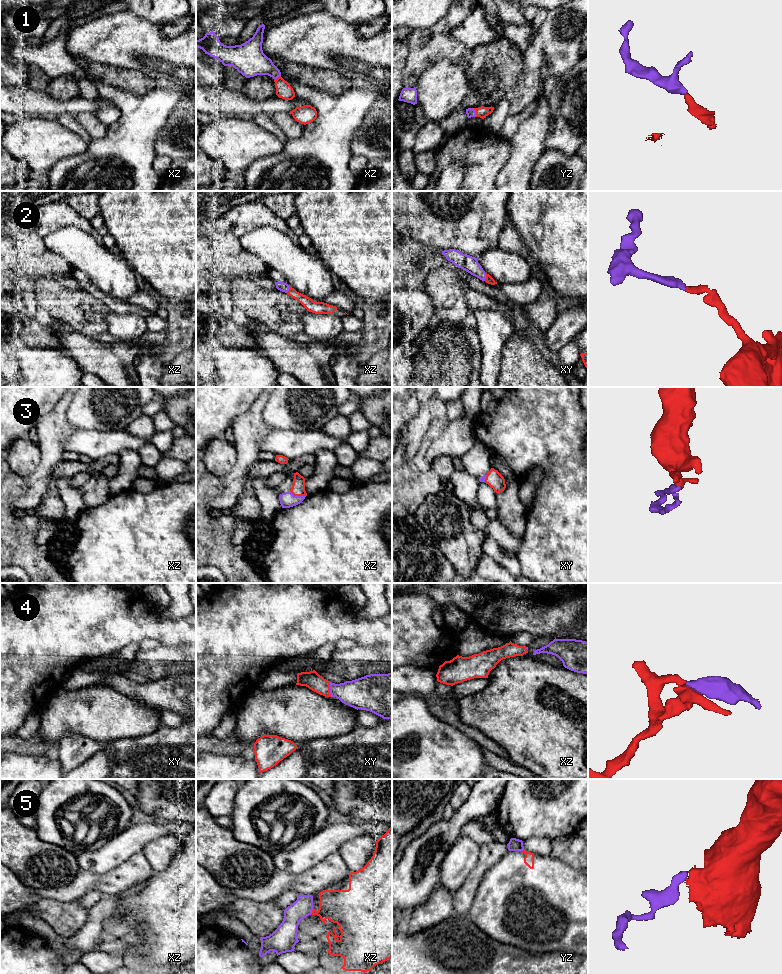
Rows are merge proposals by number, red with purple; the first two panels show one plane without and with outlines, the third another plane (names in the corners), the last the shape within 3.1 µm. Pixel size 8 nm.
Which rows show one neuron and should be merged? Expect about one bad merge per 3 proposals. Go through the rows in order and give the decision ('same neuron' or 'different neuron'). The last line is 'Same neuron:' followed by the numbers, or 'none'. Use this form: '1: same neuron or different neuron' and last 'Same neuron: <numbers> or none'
1: same neuron
2: same neuron
3: same neuron
4: same neuron
5: different neuron
Same neuron: 1, 2, 3, 4

